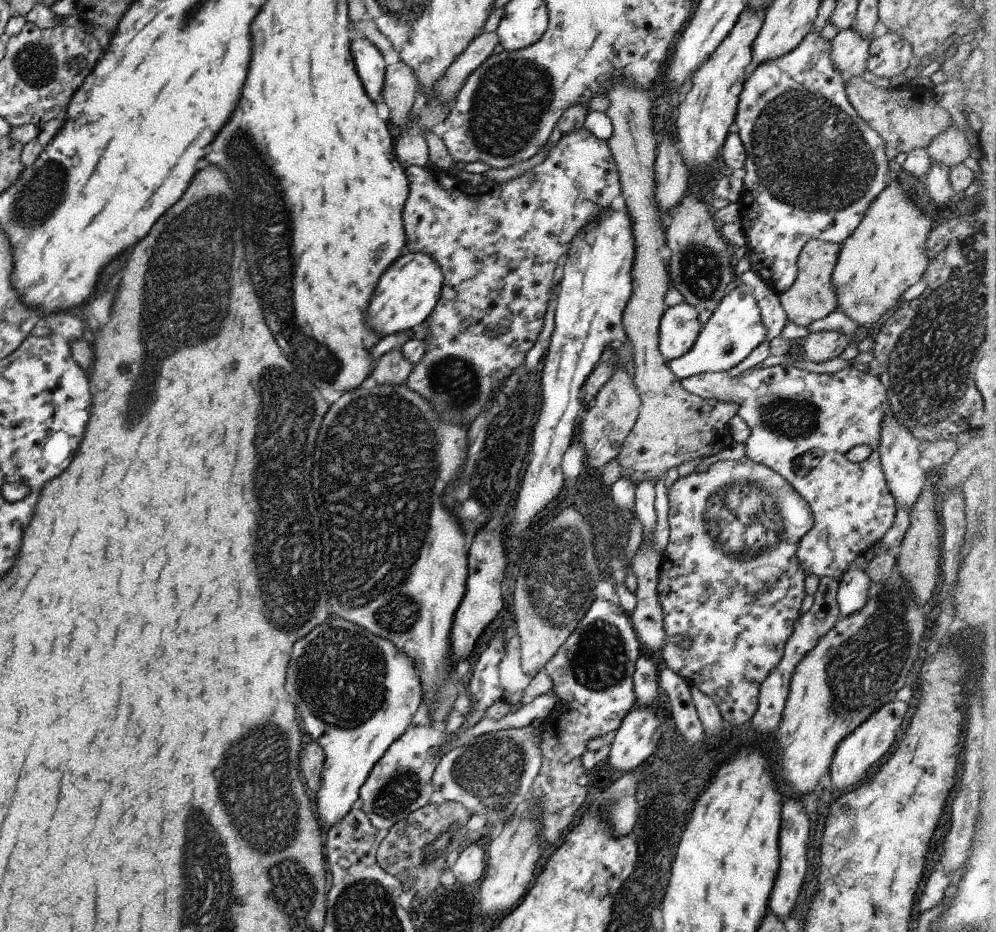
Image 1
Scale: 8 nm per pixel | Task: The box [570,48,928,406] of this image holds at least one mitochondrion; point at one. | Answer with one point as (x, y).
(809, 153)

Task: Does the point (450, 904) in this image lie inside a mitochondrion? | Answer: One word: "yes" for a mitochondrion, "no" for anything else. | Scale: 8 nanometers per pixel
yes

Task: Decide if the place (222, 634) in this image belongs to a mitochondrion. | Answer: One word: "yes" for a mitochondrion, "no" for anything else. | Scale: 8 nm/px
no

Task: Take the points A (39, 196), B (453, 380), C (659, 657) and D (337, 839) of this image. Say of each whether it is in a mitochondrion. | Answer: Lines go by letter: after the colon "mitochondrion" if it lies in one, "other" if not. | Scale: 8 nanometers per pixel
A: mitochondrion
B: mitochondrion
C: other
D: other

